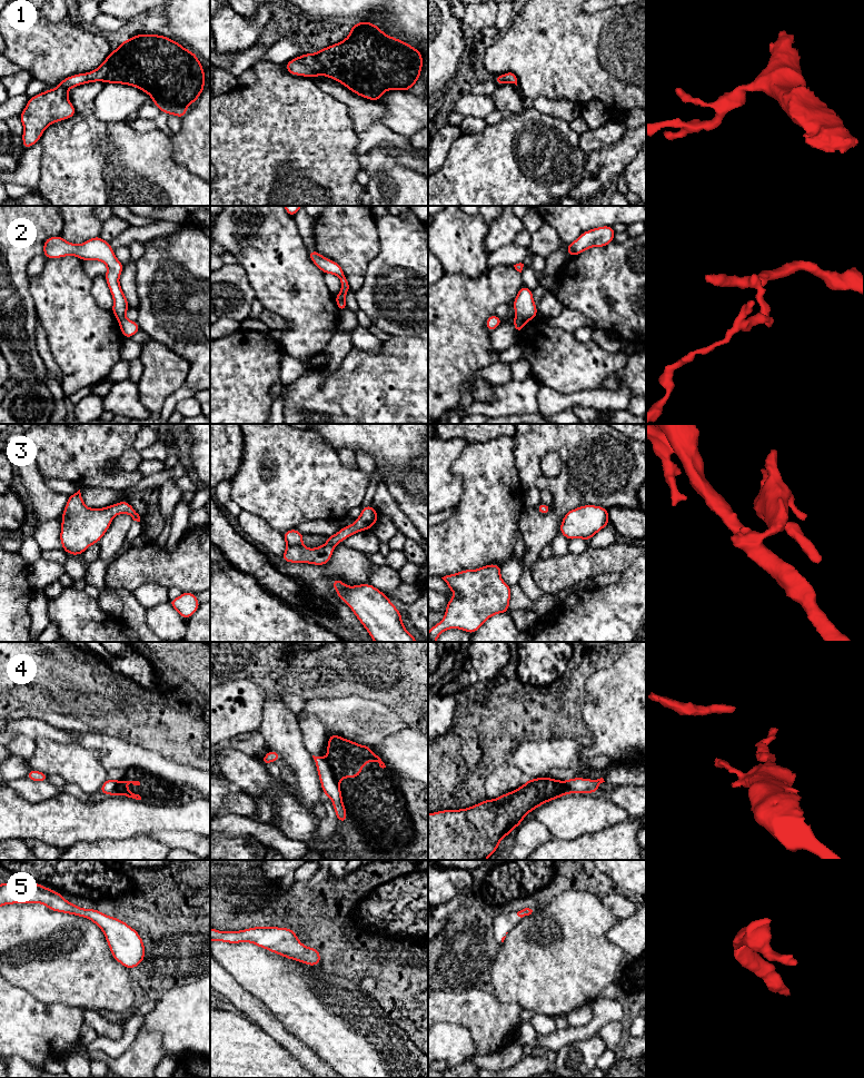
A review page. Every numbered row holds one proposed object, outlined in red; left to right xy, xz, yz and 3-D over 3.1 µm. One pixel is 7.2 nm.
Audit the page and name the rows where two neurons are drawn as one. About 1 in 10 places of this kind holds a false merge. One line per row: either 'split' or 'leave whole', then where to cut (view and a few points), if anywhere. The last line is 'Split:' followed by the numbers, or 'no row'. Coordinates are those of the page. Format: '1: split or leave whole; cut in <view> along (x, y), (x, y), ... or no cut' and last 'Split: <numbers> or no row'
1: leave whole; no cut
2: split; cut in yz along (515, 316), (525, 322)
3: leave whole; no cut
4: split; cut in xz along (325, 759), (338, 783)
5: leave whole; no cut
Split: 2, 4

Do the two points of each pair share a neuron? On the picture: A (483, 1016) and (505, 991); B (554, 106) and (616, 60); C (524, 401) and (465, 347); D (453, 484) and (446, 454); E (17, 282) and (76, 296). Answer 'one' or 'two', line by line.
A: two
B: two
C: two
D: one
E: two

